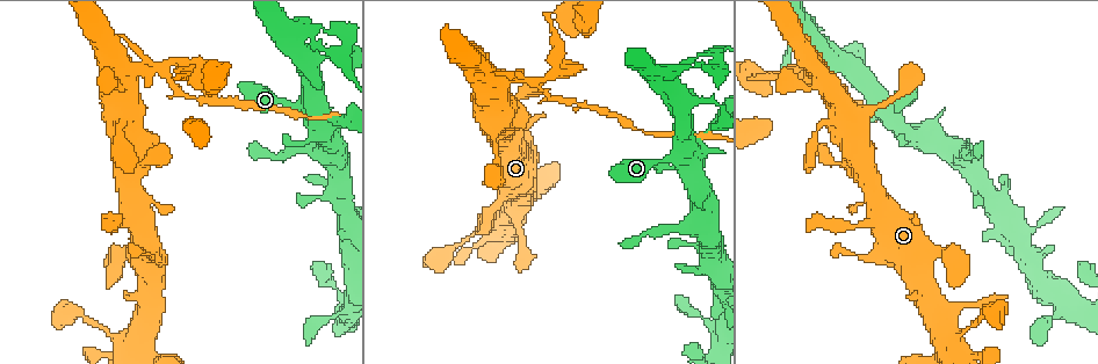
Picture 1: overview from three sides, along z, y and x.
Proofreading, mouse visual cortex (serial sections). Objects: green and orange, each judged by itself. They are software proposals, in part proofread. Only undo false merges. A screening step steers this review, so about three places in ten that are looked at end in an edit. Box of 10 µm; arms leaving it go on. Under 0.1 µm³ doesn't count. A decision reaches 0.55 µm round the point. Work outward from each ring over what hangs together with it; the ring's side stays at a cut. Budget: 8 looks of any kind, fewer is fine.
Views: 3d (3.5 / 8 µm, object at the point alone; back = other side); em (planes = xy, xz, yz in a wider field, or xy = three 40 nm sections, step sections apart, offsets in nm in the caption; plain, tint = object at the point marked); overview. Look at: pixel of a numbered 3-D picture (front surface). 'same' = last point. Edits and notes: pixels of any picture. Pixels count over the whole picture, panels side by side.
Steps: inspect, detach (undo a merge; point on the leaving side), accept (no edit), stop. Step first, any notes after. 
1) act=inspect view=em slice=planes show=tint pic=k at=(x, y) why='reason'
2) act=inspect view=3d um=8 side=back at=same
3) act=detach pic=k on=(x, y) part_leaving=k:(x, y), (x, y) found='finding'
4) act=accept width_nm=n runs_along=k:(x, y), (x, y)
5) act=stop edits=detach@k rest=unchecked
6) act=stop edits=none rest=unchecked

act=inspect view=3d um=3.5 pic=1 at=(169, 59) why='three arms meet'

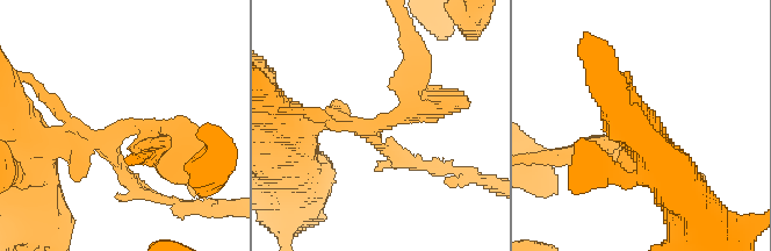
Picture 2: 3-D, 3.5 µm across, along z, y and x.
act=inspect view=em slice=planes show=tint pic=2 at=(123, 127)

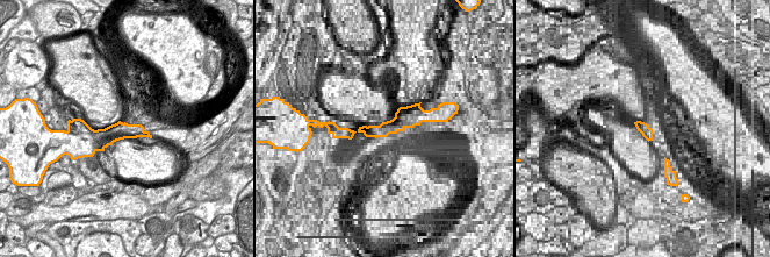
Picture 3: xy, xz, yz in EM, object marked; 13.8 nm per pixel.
act=inspect view=em slice=xy step=5 show=tint at=same why='another direction'

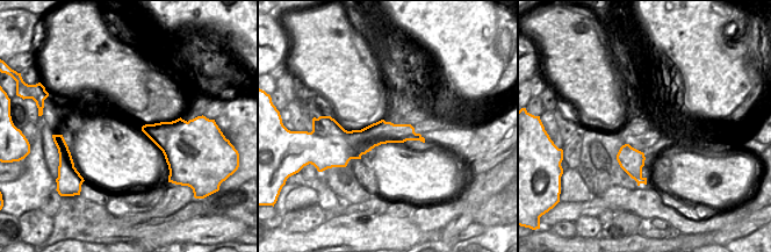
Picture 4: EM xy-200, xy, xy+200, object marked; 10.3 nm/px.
act=detach pic=2 on=(393, 116) part_leaving=2:(358, 128), (375, 128), (439, 99) found='two cells meet here'

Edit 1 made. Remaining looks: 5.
act=inspect view=overview

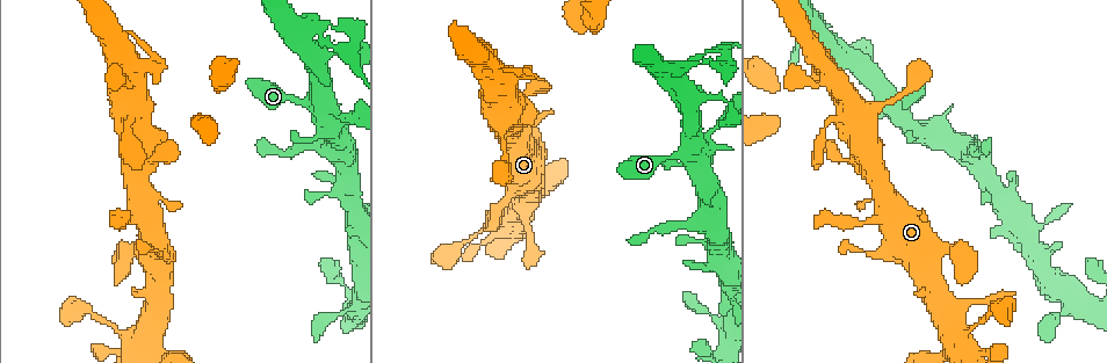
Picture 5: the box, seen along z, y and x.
act=inspect view=3d um=3.5 pic=5 at=(685, 153) why='a narrow waist'

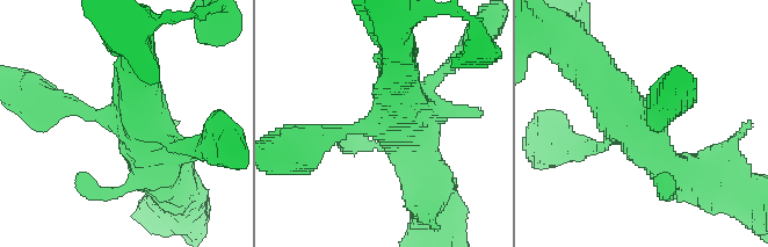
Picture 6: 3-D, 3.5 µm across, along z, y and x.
act=inspect view=em slice=planes show=tint pic=6 at=(387, 117)

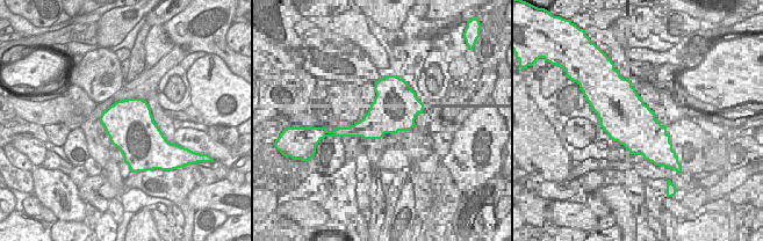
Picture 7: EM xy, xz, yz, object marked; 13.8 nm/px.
act=accept runs_along=6:(53, 106), (125, 120), (160, 173) found='all the same cell'

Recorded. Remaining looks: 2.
act=inspect view=3d um=3.5 pic=5 at=(699, 64) why='sudden change in width'

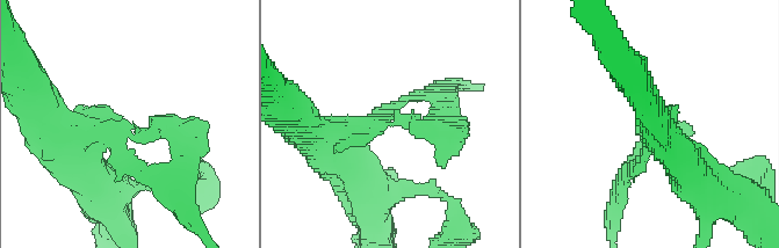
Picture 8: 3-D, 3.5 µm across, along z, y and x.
act=inspect view=em slice=xy step=5 show=tint pic=8 at=(386, 122)

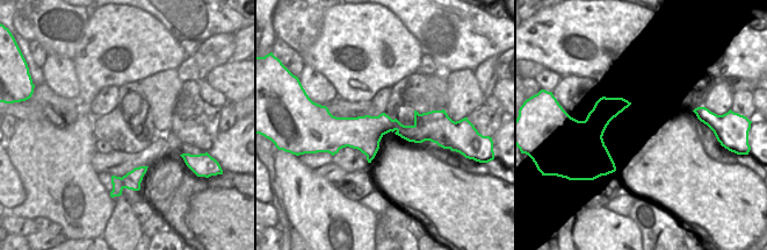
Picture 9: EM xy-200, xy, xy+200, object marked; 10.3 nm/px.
act=detach pic=8 on=(432, 124) part_leaving=8:(395, 119), (445, 129), (445, 167) found='a second cell is stuck on'

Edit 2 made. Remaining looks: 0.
act=stop edits=detach@2,detach@8 rest=unchecked

